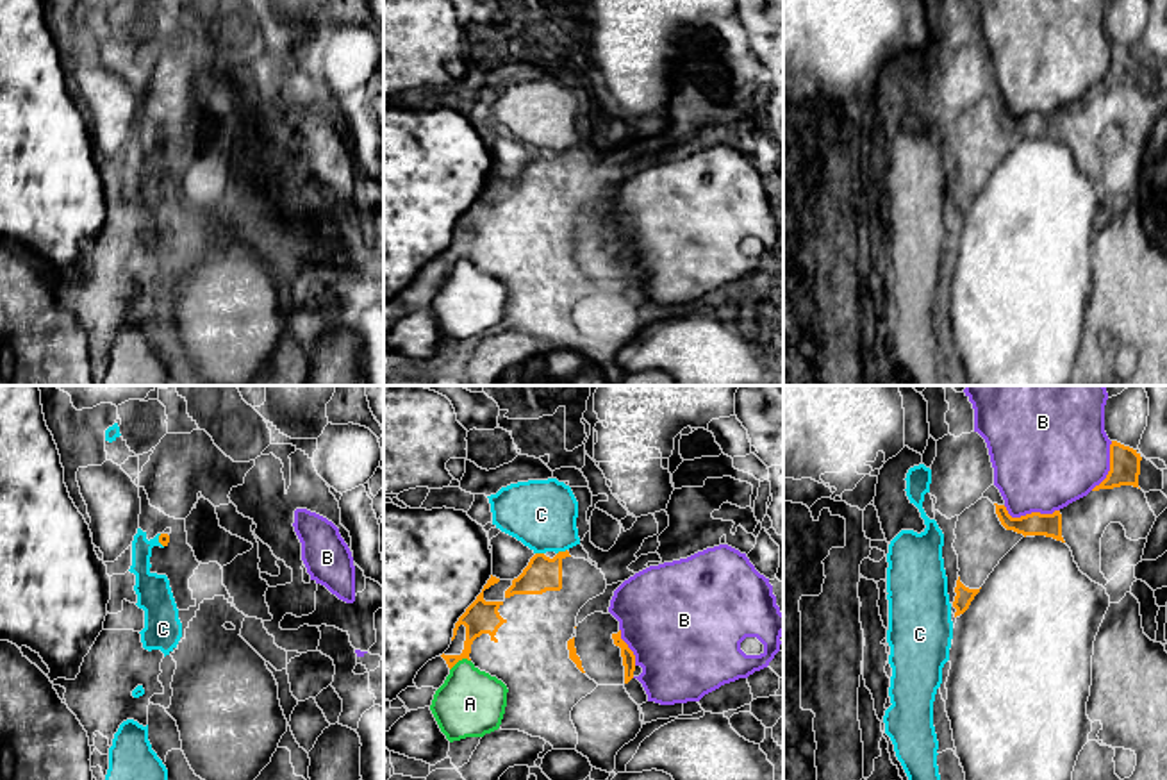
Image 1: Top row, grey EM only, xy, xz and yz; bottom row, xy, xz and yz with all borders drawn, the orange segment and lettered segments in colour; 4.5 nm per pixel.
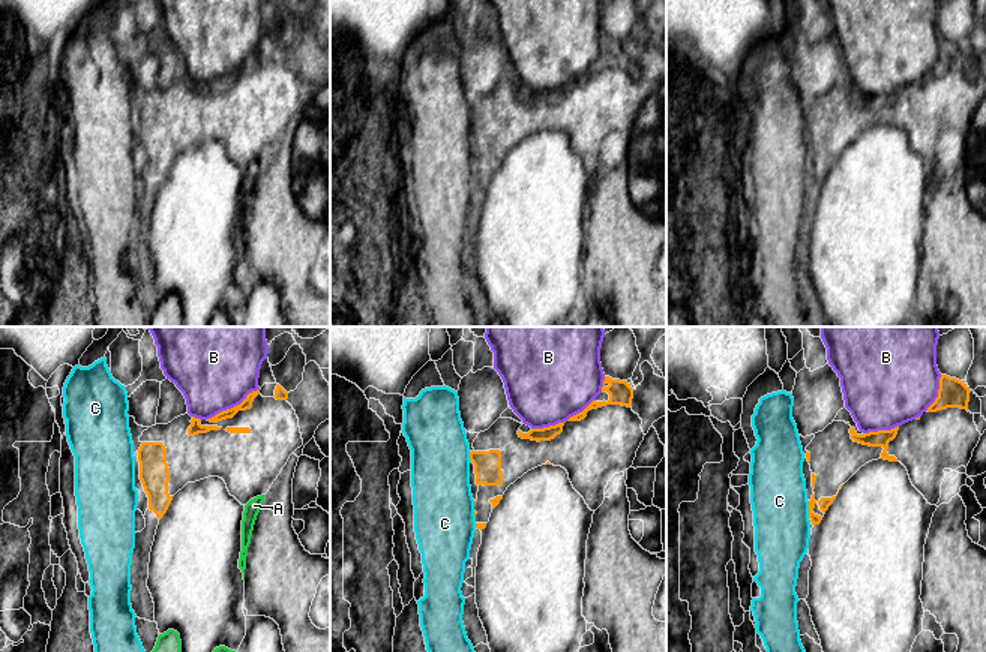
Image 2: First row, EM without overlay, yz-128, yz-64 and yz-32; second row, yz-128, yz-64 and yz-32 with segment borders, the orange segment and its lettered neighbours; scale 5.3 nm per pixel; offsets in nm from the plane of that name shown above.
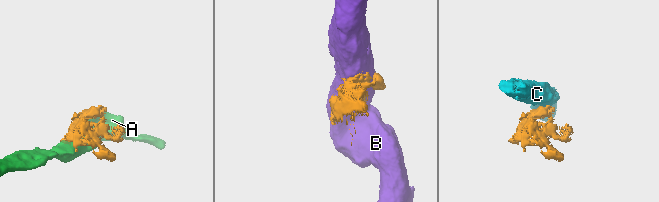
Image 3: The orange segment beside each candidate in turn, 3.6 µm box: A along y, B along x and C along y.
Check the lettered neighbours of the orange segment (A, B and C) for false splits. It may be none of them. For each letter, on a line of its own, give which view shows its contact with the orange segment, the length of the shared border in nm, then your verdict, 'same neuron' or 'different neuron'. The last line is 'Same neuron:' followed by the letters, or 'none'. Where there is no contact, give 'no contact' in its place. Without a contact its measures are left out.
A: xz | 110 nm | different neuron
B: yz | 260 nm | different neuron
C: xz | 50 nm | different neuron
Same neuron: none

